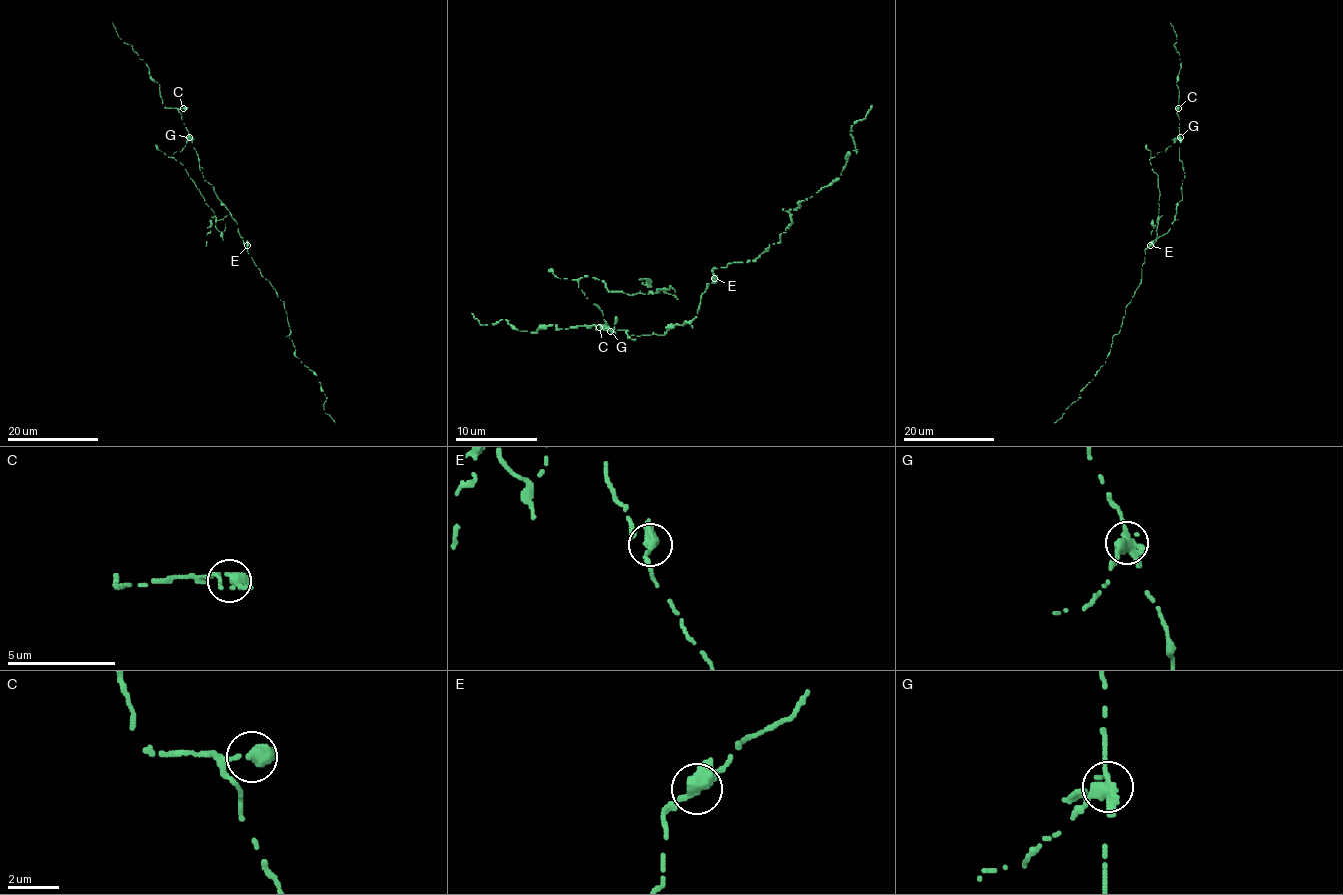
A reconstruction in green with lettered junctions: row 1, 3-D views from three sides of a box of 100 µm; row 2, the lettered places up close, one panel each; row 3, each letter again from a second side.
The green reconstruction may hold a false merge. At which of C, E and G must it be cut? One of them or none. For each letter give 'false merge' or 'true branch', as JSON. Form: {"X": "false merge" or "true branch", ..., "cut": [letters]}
{"C": "true branch", "E": "true branch", "G": "false merge", "cut": ["G"]}

